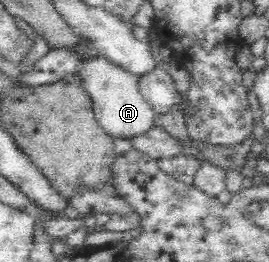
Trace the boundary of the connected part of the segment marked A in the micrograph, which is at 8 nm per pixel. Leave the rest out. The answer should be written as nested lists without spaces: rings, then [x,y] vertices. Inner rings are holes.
[[[104,56],[80,62],[76,73],[83,77],[83,85],[90,93],[97,122],[112,139],[132,141],[152,129],[158,114],[140,93],[137,75],[124,71]]]

